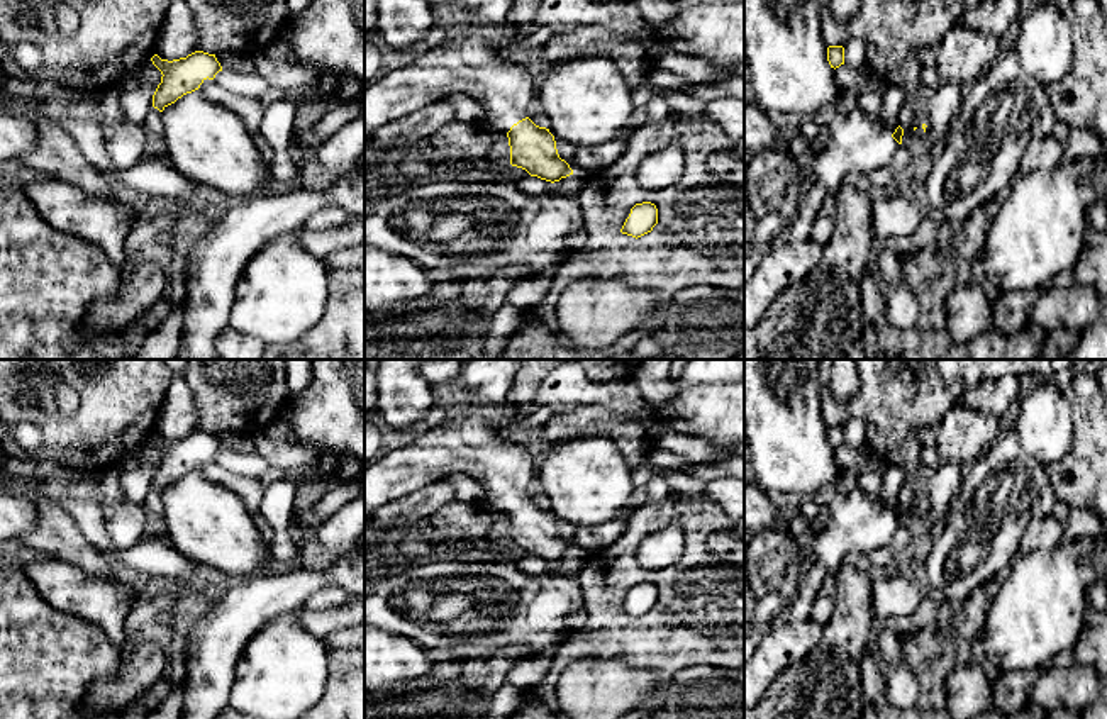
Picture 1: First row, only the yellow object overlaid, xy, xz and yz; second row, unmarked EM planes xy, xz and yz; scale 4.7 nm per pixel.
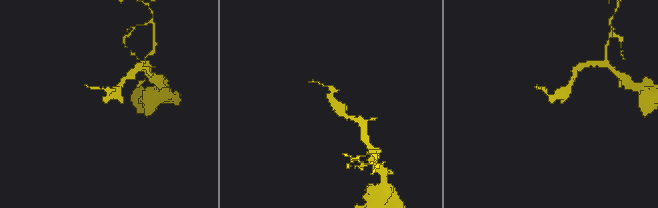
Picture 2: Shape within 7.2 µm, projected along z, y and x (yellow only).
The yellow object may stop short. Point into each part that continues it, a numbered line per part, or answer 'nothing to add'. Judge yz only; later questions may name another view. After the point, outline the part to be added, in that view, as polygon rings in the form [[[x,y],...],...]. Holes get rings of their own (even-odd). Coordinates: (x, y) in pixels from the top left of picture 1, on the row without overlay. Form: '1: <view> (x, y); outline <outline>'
1: yz (784, 574); outline [[[853,483],[832,492],[826,504],[829,517],[824,526],[812,526],[798,536],[778,531],[753,536],[744,556],[744,661],[768,631],[807,621],[826,577],[839,571],[853,555],[887,546],[898,524]]]

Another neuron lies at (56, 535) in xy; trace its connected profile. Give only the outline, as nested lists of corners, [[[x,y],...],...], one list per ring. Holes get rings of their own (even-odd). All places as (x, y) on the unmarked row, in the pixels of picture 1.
[[[36,500],[34,507],[37,522],[17,539],[15,548],[31,548],[37,556],[63,560],[90,577],[115,578],[108,566],[110,556],[85,539],[58,500]]]

